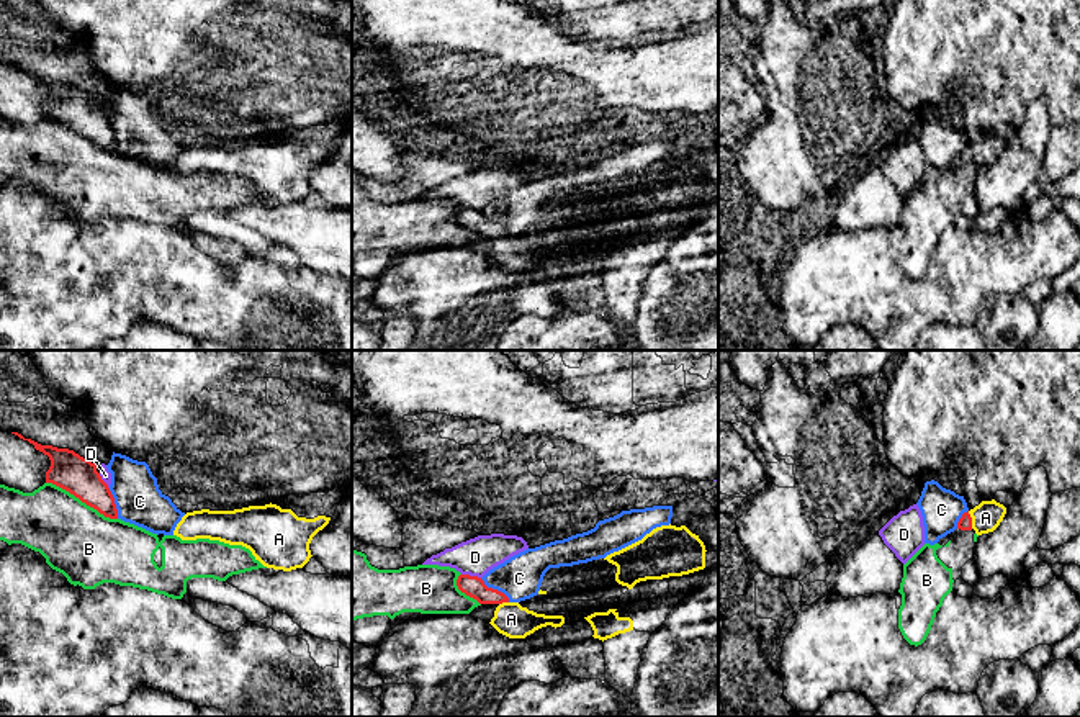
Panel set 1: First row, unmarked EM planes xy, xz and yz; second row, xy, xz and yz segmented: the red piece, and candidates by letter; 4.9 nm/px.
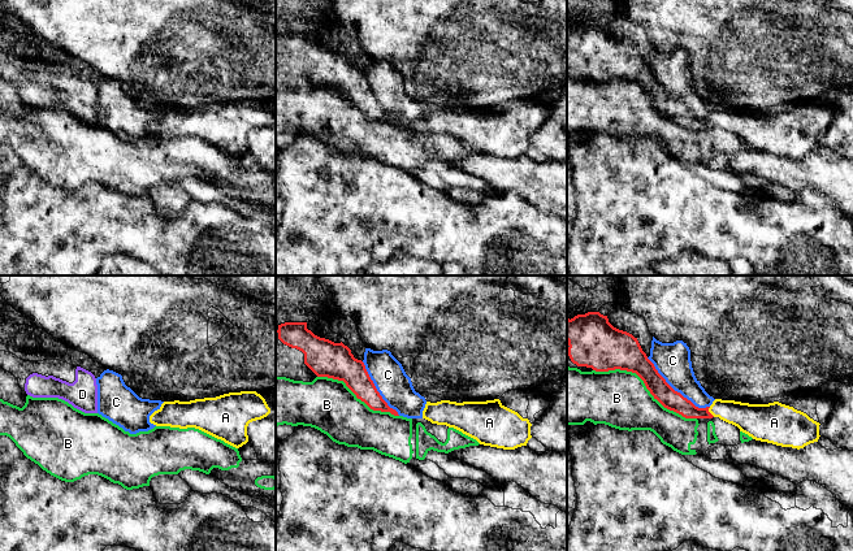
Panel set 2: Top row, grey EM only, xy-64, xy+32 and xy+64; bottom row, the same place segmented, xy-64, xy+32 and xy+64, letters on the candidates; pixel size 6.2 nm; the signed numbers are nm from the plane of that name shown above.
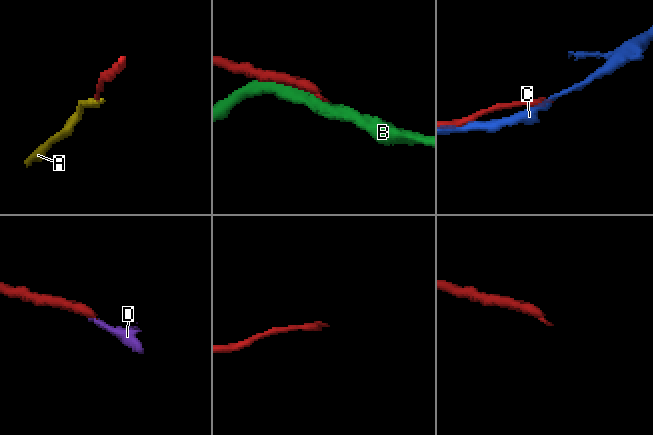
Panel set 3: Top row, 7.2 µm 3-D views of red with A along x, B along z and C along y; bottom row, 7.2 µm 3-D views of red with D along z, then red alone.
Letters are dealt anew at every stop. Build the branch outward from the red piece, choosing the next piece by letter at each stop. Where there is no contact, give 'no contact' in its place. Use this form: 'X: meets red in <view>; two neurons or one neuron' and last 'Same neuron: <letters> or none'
A: meets red in yz; one neuron
B: meets red in xy; two neurons
C: meets red in xz; two neurons
D: meets red in xz; two neurons
Same neuron: A

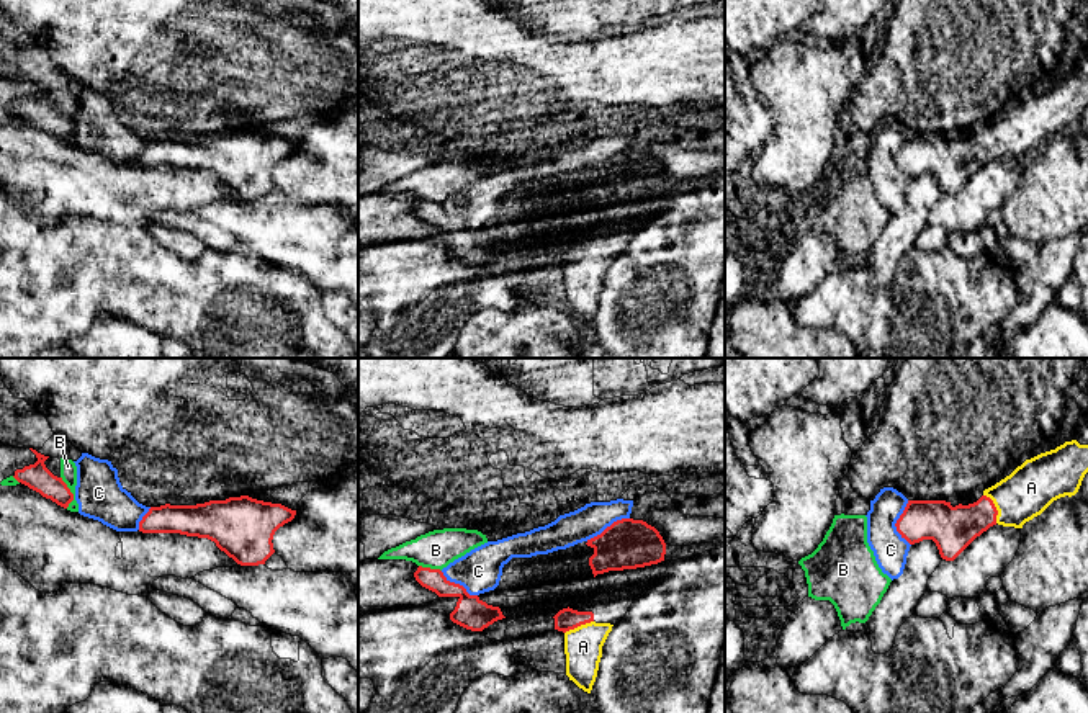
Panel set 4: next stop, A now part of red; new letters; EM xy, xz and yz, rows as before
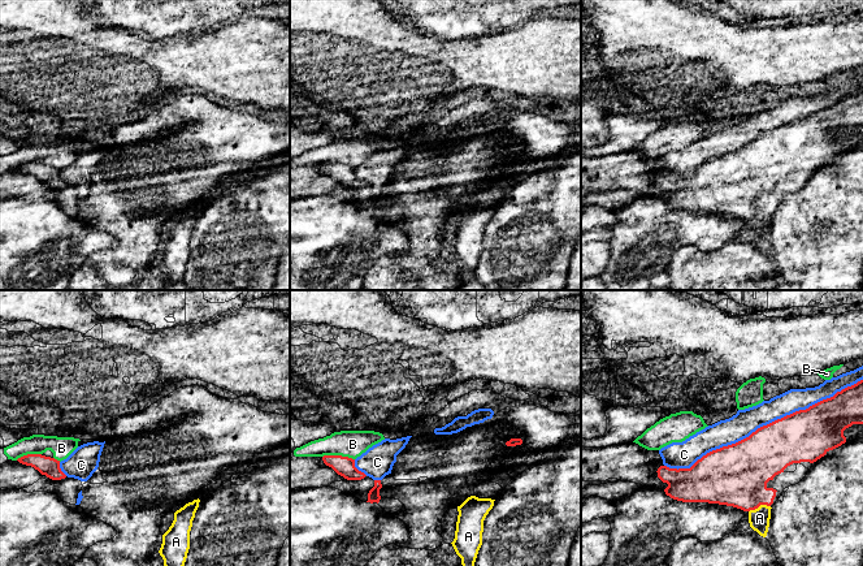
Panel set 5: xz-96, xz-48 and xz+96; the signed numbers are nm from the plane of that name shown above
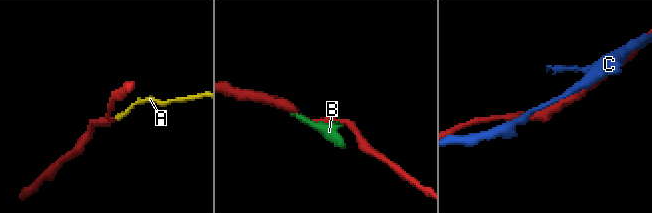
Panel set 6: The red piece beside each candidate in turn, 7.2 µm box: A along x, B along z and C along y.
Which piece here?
A: meets red in yz; one neuron
B: meets red in xy; two neurons
C: meets red in yz; two neurons
Same neuron: A

